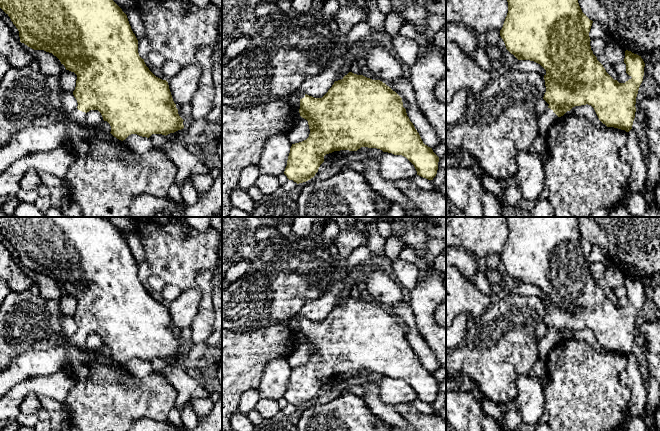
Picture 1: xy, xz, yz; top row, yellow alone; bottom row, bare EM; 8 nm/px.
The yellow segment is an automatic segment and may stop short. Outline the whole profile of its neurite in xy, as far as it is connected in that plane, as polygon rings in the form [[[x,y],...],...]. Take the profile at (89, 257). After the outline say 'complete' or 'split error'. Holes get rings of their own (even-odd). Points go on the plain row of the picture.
[[[0,217],[0,232],[10,241],[19,255],[20,266],[34,274],[44,274],[56,280],[66,294],[77,299],[76,311],[73,319],[77,324],[77,333],[65,338],[65,344],[86,349],[86,337],[90,334],[98,334],[104,345],[111,350],[111,358],[123,365],[131,358],[137,358],[149,362],[152,358],[168,359],[184,352],[183,343],[178,338],[178,333],[173,325],[168,306],[156,301],[146,290],[144,283],[138,277],[138,264],[129,248],[127,239],[106,217]]] | split error

